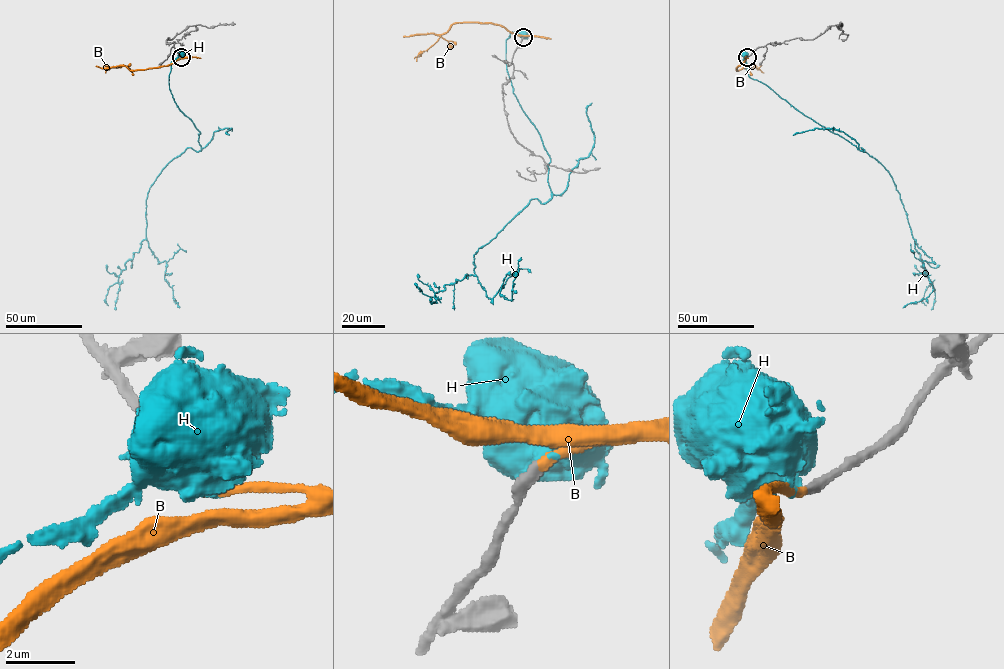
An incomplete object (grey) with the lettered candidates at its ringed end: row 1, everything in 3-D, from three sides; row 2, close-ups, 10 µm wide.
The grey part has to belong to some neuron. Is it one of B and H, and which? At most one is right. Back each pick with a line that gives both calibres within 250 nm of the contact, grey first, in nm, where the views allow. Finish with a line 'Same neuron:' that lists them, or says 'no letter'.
B: Thickness 360 nm (grey) against 240 nm
Same neuron: B

